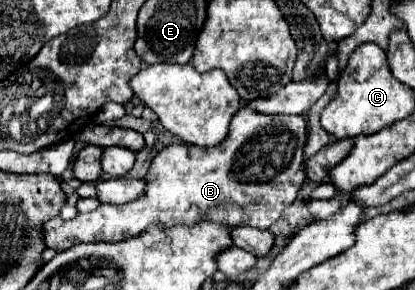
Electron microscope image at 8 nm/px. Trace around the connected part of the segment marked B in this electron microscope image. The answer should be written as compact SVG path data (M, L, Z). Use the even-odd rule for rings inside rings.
M248 104L246 106L240 106L240 110L234 114L232 122L230 122L230 132L226 136L226 140L218 146L218 148L194 148L190 144L170 144L166 146L164 150L160 150L156 154L156 158L152 160L152 166L148 170L148 176L146 176L146 196L142 200L134 200L134 202L128 202L128 204L122 204L122 206L116 206L116 204L100 204L94 212L88 212L88 214L78 214L76 218L72 220L62 220L62 218L54 218L54 220L48 220L46 222L46 228L44 228L44 236L46 236L46 246L48 248L54 248L54 250L66 250L74 244L80 244L80 242L120 242L120 240L128 240L132 236L138 236L142 232L146 232L148 226L160 226L160 228L172 228L172 226L178 226L178 224L186 224L186 226L192 226L192 224L200 224L202 220L210 220L216 222L216 224L228 224L228 226L254 226L254 228L260 228L260 230L268 230L278 218L280 214L284 212L286 206L290 206L302 184L306 182L306 176L304 176L304 146L308 142L308 126L306 126L306 120L304 116L270 116L270 114L262 114L262 112L256 112L254 108L250 108Z

